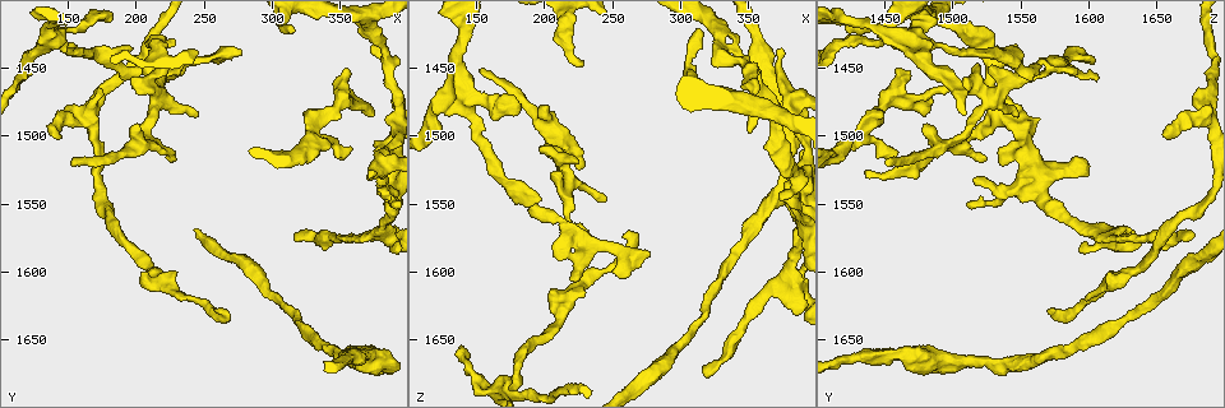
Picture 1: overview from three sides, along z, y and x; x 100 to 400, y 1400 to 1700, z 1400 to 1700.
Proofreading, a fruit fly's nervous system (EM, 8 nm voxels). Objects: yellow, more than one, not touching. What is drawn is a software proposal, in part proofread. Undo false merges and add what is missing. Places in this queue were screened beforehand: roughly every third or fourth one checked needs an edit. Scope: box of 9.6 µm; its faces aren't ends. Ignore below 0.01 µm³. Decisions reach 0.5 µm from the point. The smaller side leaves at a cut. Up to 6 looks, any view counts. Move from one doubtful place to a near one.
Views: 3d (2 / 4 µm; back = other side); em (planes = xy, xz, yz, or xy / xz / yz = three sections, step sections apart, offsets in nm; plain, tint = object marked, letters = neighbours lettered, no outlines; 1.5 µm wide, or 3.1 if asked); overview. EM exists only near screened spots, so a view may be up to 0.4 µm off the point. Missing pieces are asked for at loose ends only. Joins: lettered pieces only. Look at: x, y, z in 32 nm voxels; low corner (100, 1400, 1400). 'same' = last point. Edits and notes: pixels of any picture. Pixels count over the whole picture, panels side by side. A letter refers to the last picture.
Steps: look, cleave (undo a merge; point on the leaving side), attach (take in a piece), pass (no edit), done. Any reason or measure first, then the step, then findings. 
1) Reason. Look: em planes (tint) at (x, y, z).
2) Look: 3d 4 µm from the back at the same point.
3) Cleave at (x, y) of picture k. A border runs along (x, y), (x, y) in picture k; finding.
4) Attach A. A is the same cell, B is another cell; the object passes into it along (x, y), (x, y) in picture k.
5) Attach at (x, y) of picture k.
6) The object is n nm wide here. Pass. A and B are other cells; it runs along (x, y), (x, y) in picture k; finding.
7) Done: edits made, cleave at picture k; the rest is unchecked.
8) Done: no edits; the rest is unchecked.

An open end. Look: 3d 2 µm at (314, 1418, 1420).

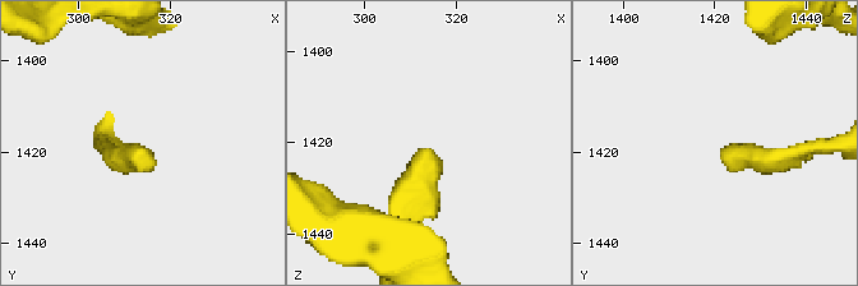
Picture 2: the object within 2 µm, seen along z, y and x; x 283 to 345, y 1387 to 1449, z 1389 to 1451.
Look: em xy step 4 (tint) at (313, 1419, 1422).

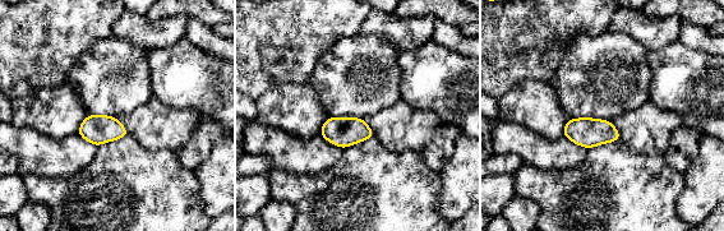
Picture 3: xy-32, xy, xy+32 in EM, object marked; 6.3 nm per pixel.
Cut it another way. Look: em planes (letters) at the same point.

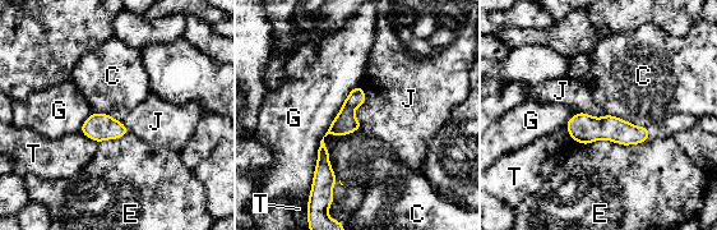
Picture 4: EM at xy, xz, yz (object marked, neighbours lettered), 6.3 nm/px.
Pass. C, E, G, J and T are other cells; a border runs along (360, 83), (320, 141), (315, 165) in picture 4; none of them fits.

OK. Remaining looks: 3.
An open end. Look: em xz step 4 (letters) at (376, 1432, 1546).

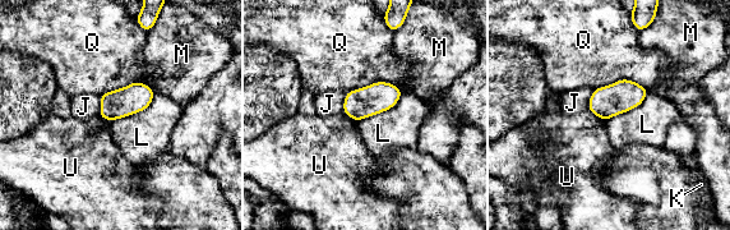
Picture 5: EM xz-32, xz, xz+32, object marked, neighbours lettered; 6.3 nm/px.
Pass. J, K, L, M, Q and U are other cells; a border runs along (141, 81), (155, 93) in picture 5; none of them fits.

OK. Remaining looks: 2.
Free end. Look: em xz step 8 (letters) at (228, 1518, 1524).

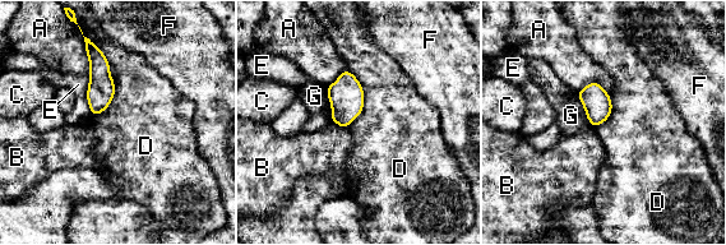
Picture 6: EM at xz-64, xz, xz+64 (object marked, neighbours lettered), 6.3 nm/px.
The object is 180 nm wide here. Pass. A, B, C, D, E, F and G are other cells; no lettered piece goes on from it.

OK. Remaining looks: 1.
Done: no edits; the rest is unchecked.

